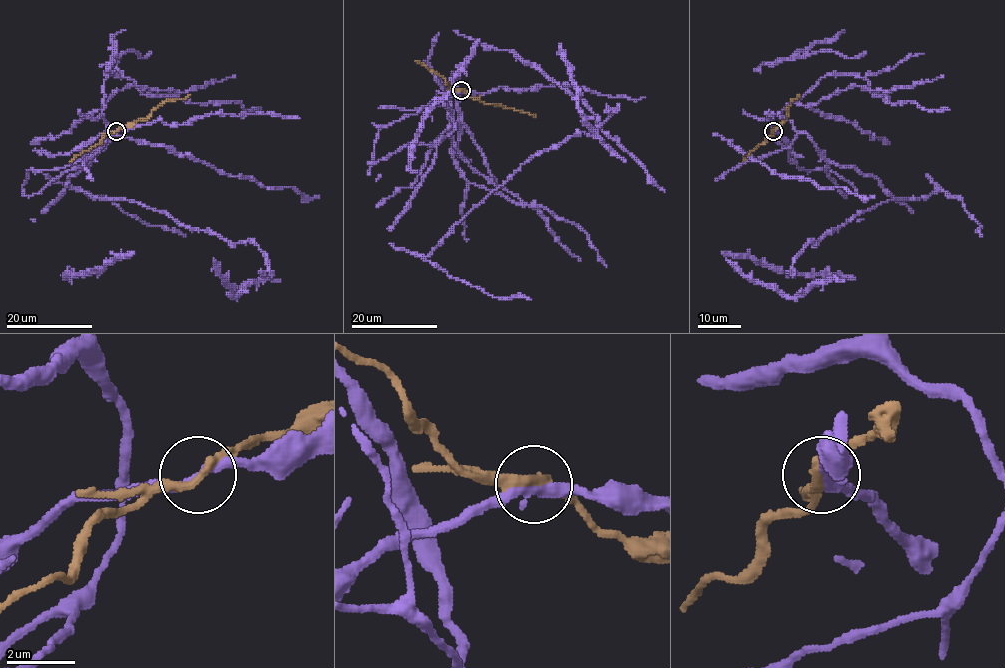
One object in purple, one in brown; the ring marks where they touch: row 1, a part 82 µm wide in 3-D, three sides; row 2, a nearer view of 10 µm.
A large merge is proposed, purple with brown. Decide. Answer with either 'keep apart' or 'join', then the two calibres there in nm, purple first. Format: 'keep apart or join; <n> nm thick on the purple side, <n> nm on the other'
keep apart; 280 nm thick on the purple side, 280 nm on the other

